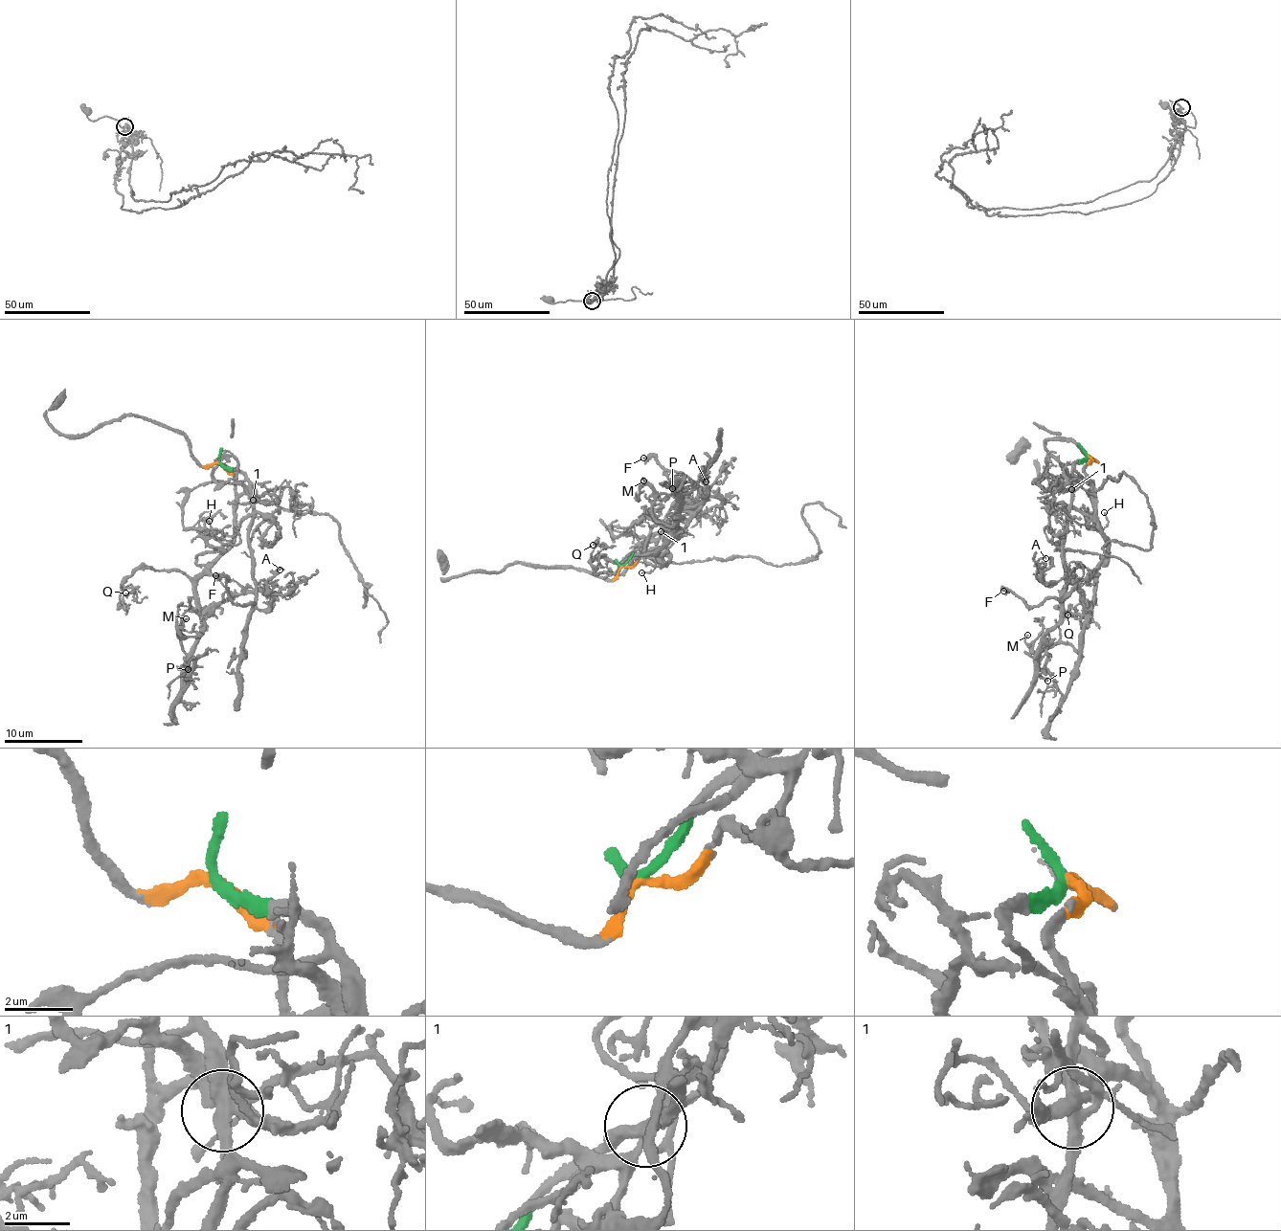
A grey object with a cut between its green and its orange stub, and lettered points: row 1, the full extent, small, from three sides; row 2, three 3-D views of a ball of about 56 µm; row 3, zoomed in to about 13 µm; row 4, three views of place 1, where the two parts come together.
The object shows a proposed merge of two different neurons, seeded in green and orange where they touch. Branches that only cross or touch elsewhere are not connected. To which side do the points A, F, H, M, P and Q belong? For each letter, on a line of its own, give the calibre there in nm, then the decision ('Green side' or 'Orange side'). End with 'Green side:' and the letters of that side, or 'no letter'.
A: Thickness 130 nm. Green side
F: Thickness 340 nm. Green side
H: Thickness 150 nm. Green side
M: Thickness 140 nm. Orange side
P: Thickness 140 nm. Orange side
Q: Thickness 180 nm. Orange side
Green side: A, F, H

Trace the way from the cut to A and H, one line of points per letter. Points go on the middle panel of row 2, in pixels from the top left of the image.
A: (622, 566), (633, 551), (669, 527), (670, 519), (707, 498), (707, 482), (699, 479), (701, 475), (706, 481)
H: (622, 566), (646, 542), (610, 572), (621, 572), (639, 555), (653, 559), (656, 564), (650, 570), (640, 571)

